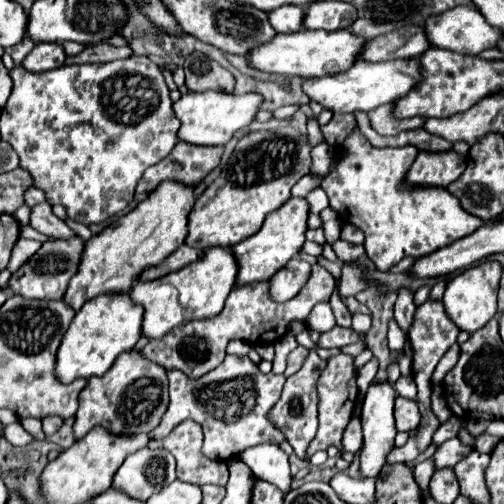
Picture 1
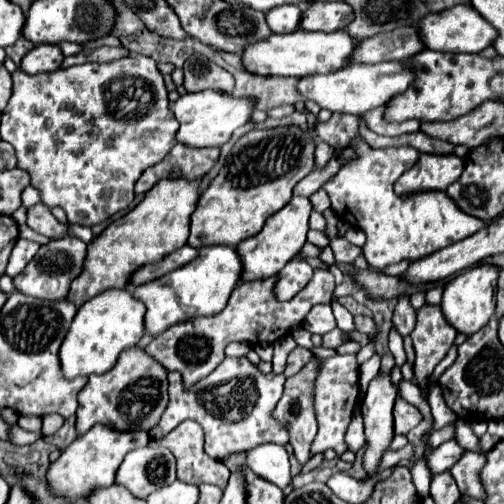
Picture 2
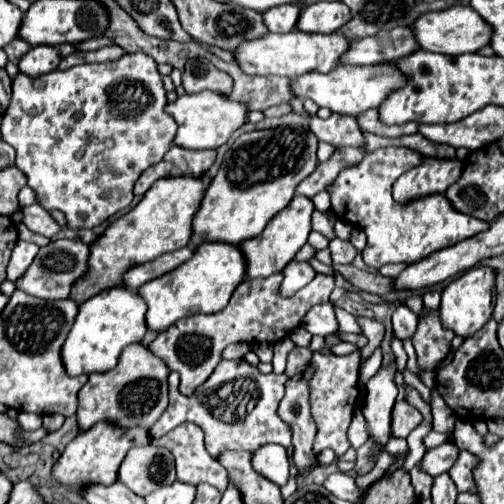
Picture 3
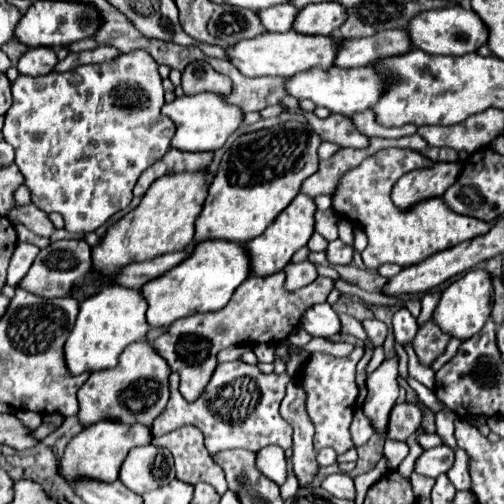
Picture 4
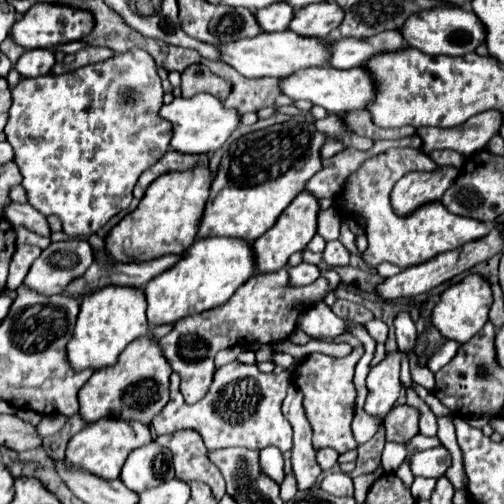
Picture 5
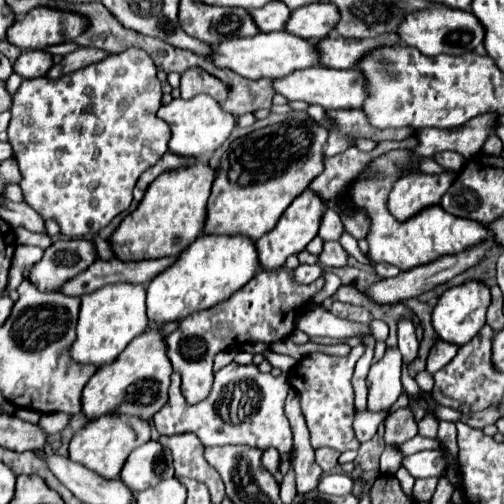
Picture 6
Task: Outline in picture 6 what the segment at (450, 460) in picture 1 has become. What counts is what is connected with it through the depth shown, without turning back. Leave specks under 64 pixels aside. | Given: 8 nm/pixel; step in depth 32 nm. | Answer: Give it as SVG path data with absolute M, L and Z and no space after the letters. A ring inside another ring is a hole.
M438 448L438 450L424 450L424 452L416 452L412 456L406 456L402 460L402 466L414 478L430 478L430 476L440 478L444 474L444 470L448 468L448 458L446 458L442 448Z

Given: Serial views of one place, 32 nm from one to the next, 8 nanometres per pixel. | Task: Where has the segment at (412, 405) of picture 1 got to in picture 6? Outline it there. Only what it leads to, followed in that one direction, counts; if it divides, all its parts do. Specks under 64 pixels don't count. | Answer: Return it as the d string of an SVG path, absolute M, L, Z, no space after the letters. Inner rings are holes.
M410 406L390 412L384 420L384 426L386 426L384 434L386 444L402 444L418 434L418 424Z

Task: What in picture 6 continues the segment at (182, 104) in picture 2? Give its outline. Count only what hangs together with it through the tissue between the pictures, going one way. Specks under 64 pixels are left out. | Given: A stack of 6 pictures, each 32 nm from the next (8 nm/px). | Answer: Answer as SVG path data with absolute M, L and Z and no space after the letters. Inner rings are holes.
M198 94L190 100L182 100L182 98L176 98L172 100L170 104L162 106L158 110L158 116L162 120L166 120L172 128L172 138L170 138L170 144L168 148L180 156L190 156L190 158L204 158L204 156L210 156L216 148L220 148L226 138L230 136L230 132L234 130L236 126L236 116L226 112L212 96L208 94Z

